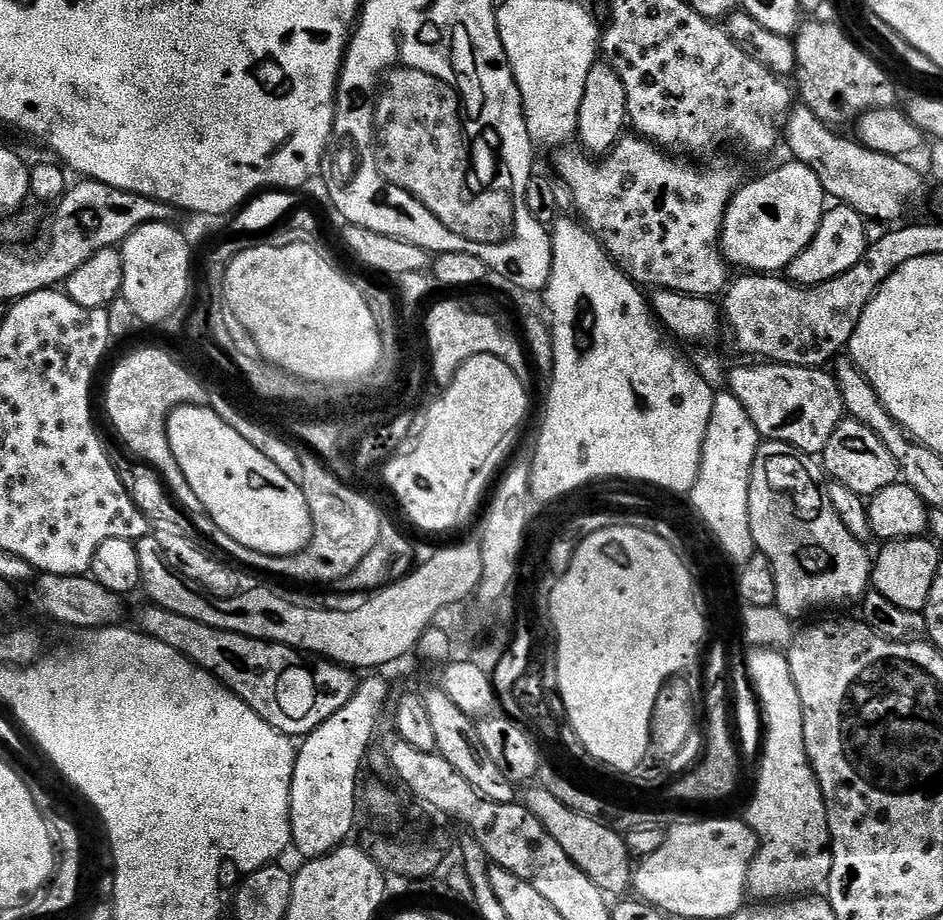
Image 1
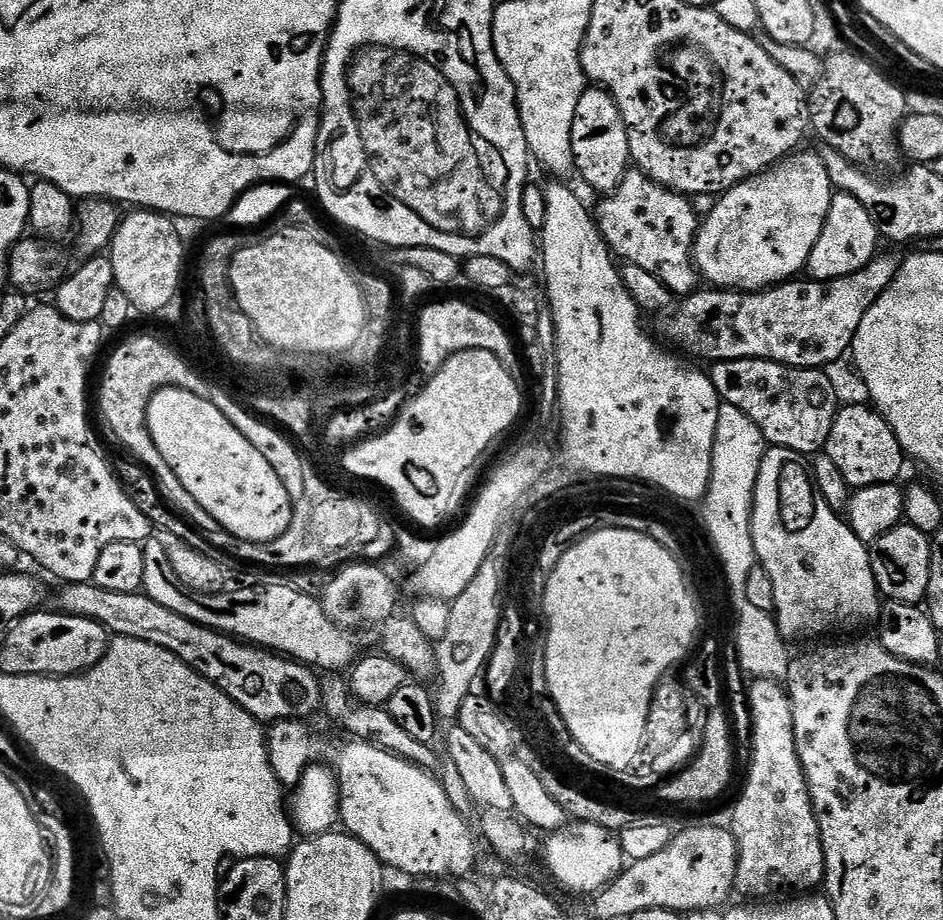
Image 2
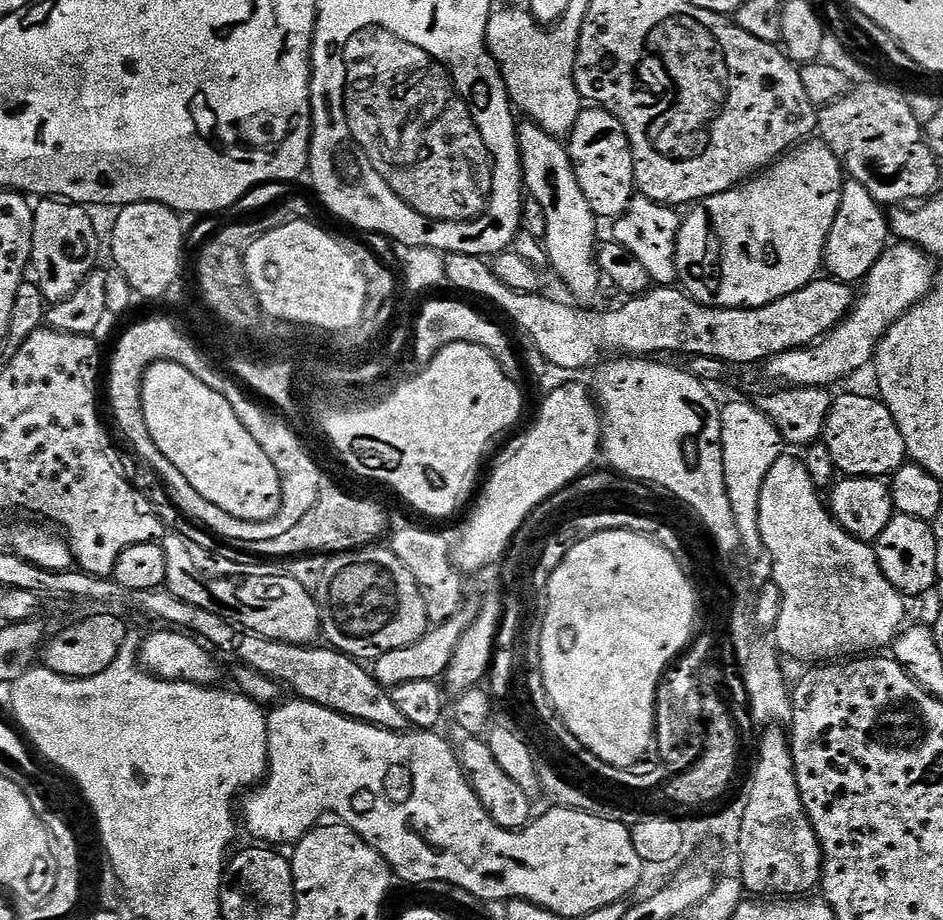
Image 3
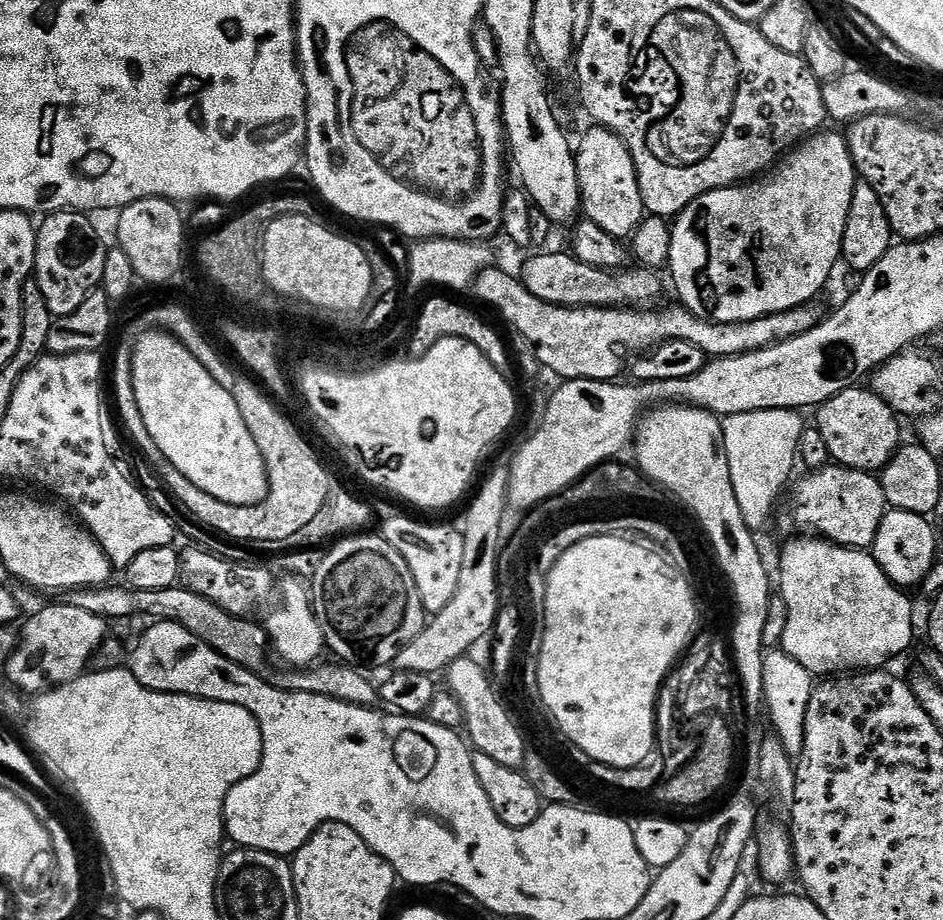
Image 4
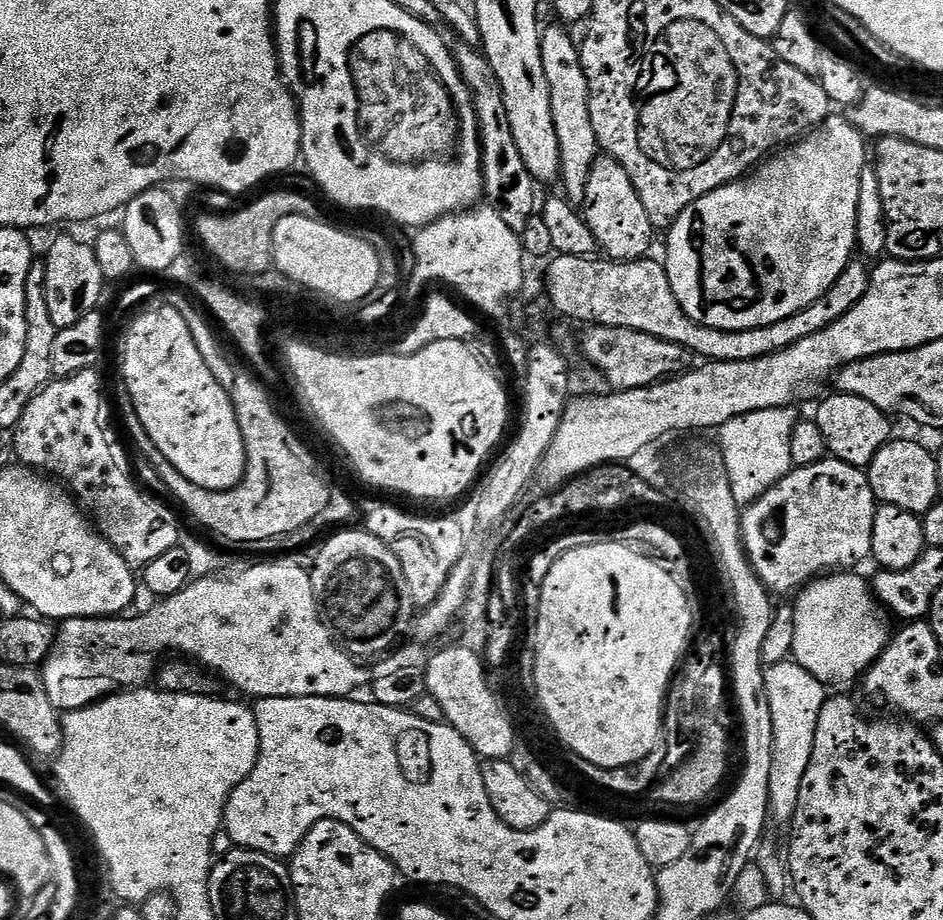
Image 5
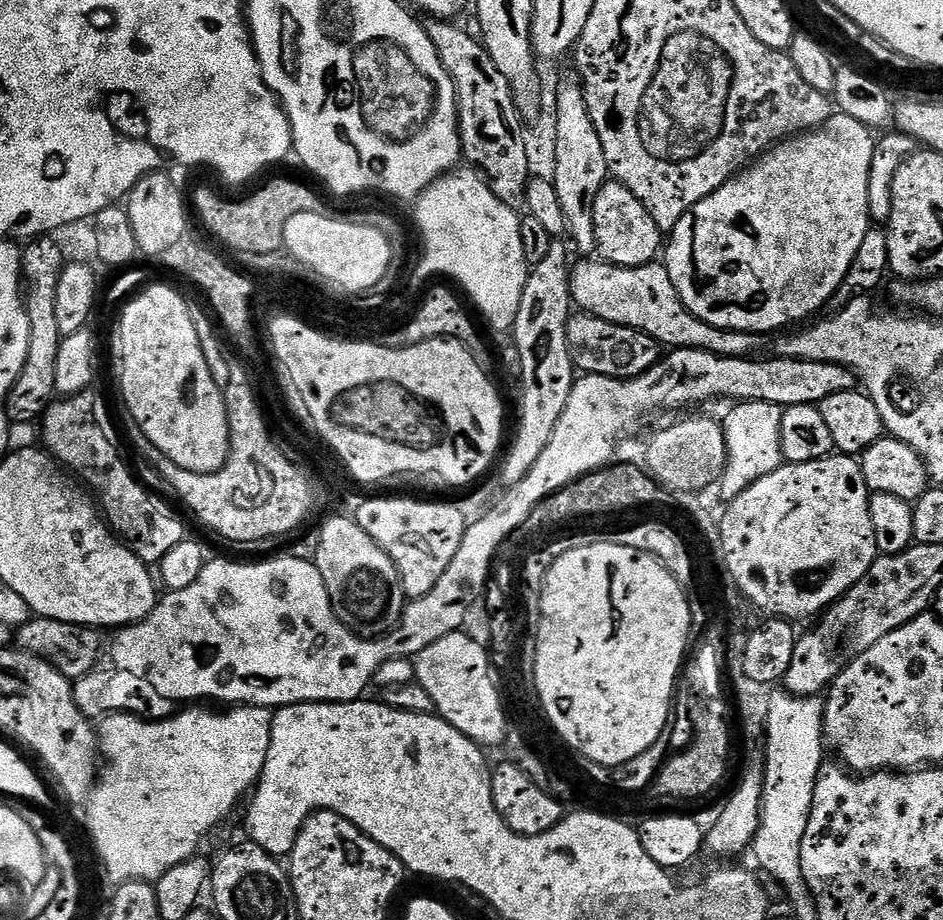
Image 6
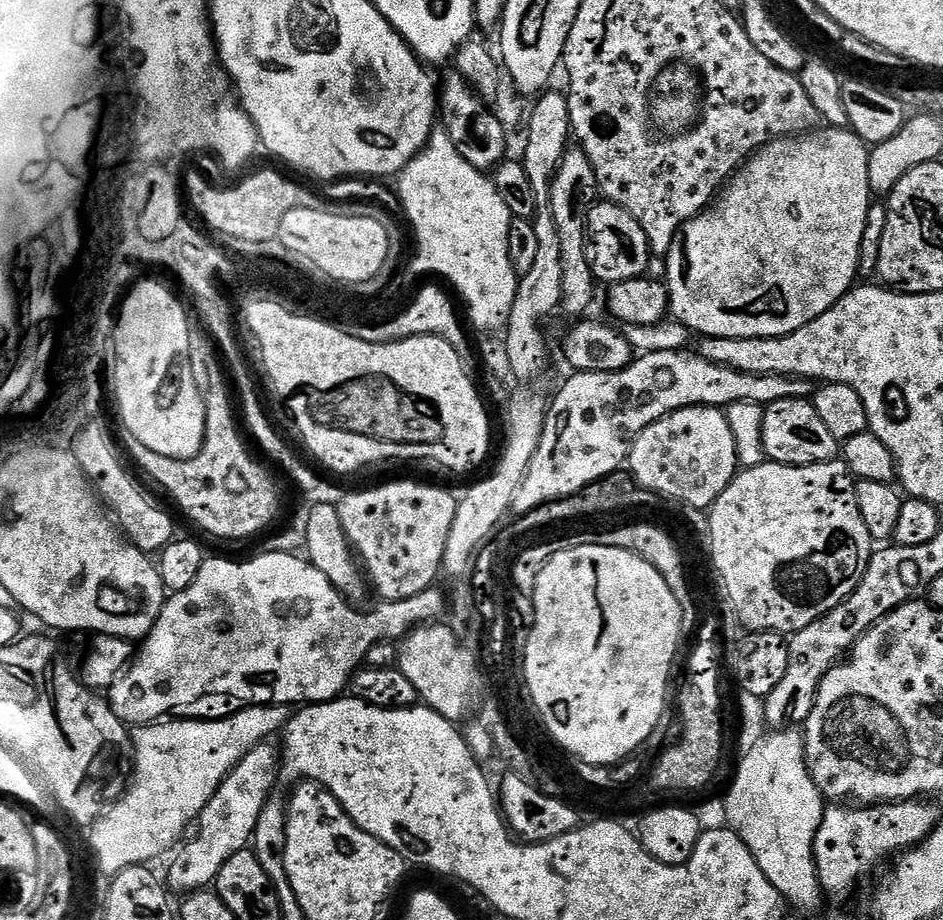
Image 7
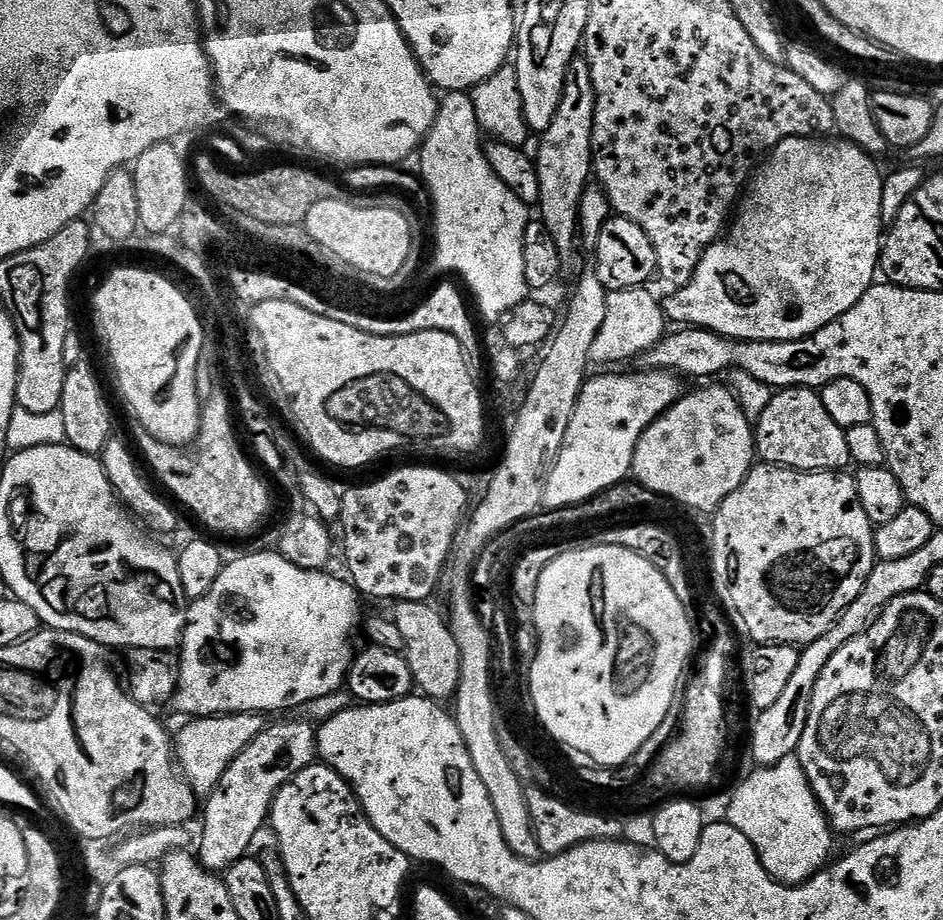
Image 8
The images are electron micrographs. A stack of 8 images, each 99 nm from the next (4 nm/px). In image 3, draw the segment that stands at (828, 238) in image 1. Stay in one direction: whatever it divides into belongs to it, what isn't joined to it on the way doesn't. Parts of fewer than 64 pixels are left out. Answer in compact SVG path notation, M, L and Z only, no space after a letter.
M845 179L844 197L840 199L834 226L830 228L830 238L824 247L824 268L831 279L855 285L867 277L890 244L890 220L884 212L885 209L872 197L870 190L862 186L862 182Z

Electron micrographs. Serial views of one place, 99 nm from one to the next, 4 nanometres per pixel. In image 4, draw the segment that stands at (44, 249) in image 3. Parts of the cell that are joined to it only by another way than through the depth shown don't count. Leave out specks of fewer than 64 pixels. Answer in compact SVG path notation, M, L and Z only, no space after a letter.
M53 212L39 221L36 234L36 267L34 283L42 290L53 318L74 314L92 292L100 288L102 270L106 267L108 248L100 241L96 228L82 212Z

